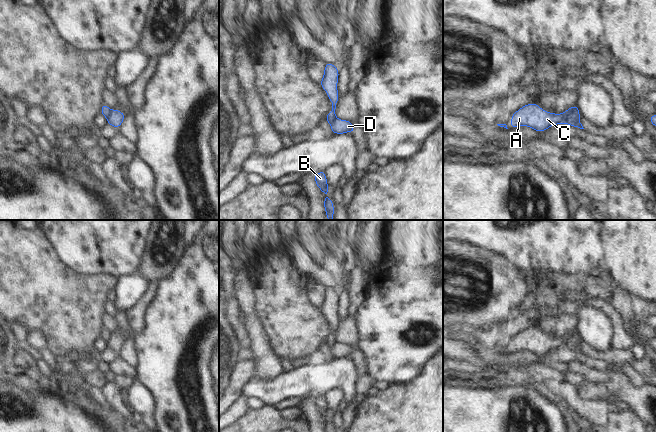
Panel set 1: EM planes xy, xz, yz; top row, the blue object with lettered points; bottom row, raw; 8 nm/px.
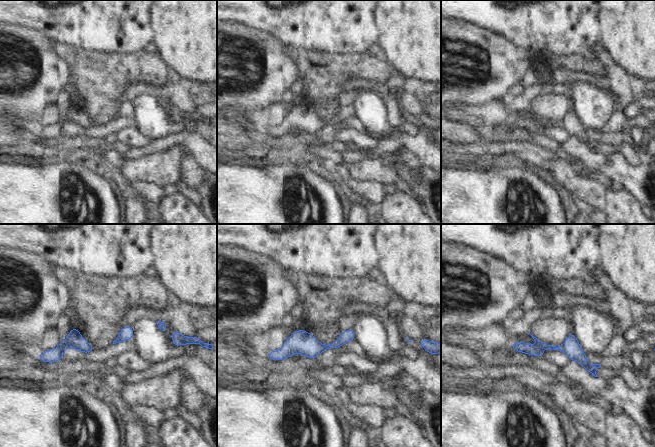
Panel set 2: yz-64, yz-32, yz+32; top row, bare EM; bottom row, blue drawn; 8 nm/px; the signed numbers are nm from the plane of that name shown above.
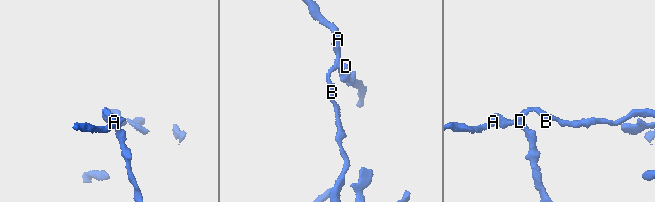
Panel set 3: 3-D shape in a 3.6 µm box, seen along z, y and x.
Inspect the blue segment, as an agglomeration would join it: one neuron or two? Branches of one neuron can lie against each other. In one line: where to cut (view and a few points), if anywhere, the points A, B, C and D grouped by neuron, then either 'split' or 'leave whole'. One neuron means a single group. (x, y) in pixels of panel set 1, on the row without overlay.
cut in yz along (577, 331), (569, 337), (566, 347); A B C / D; split

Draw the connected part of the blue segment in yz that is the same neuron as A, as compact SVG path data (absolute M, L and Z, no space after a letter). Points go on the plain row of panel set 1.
M532 326L512 338L511 353L519 350L528 350L537 356L542 356L550 350L555 350L559 347L567 348L567 340L572 334L577 332L578 330L575 328L564 337L555 338L541 333L536 327Z

